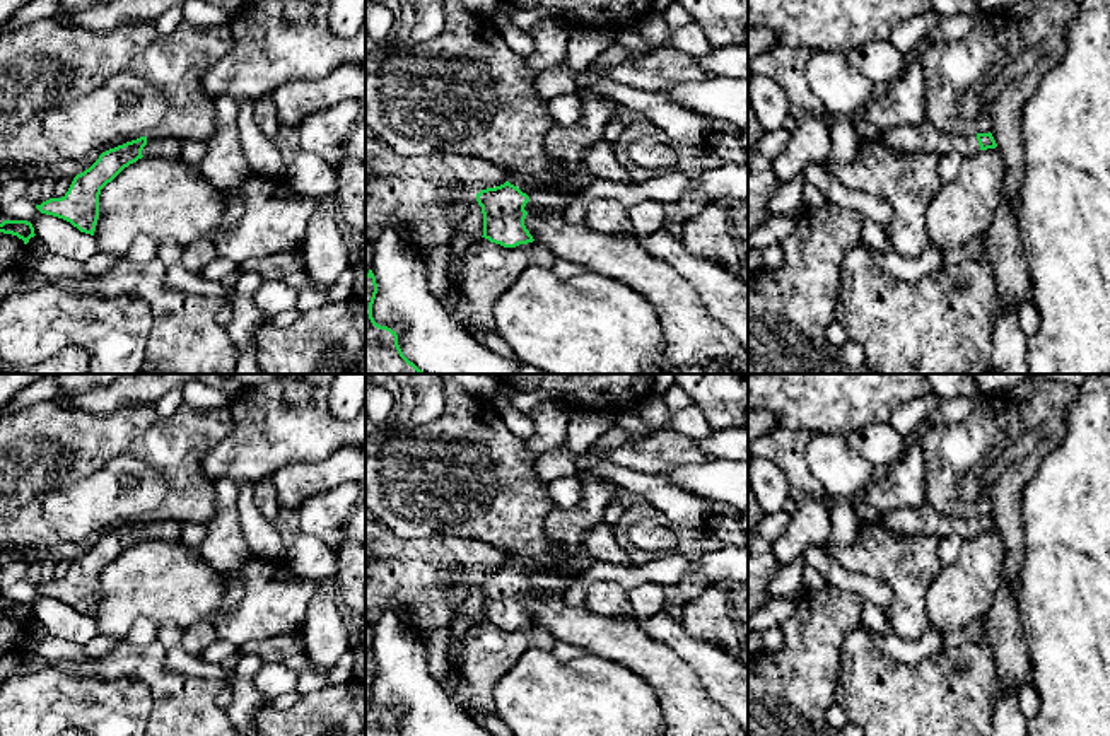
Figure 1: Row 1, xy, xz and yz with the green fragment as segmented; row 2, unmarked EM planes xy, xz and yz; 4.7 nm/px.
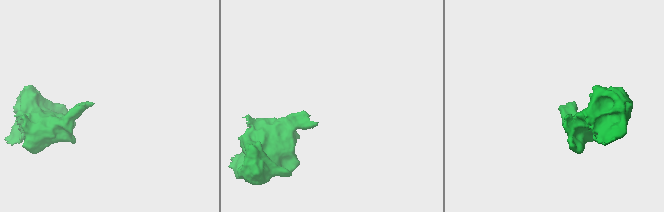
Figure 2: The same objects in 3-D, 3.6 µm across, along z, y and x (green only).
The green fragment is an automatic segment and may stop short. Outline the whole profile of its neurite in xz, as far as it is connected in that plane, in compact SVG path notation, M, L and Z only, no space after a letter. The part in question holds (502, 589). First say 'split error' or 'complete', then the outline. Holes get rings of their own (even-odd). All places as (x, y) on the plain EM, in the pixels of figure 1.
split error; M514 555L507 564L495 570L487 570L476 575L476 584L483 596L483 618L490 625L504 630L533 625L533 618L524 608L528 596L557 596L564 591L535 587L524 572L526 565L541 565L558 575L564 584L570 584L579 574L570 570L564 558L541 564L535 557Z

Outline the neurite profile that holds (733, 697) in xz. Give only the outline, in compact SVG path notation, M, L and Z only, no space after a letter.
M666 610L649 618L623 615L637 622L652 639L666 644L685 661L705 686L709 698L724 707L748 736L748 661L731 659L719 647L688 634Z

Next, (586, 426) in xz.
M581 408L570 410L564 449L540 456L535 464L536 475L546 483L560 476L575 476L579 470L574 456L587 453L594 441L613 425L613 413Z

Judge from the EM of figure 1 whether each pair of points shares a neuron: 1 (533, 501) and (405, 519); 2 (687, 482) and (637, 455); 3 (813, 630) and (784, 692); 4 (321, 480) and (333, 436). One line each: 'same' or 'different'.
1: same
2: different
3: same
4: different

